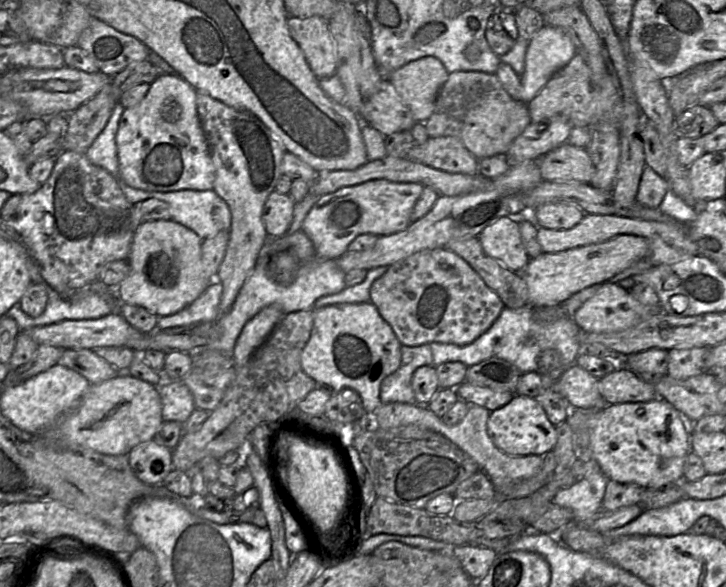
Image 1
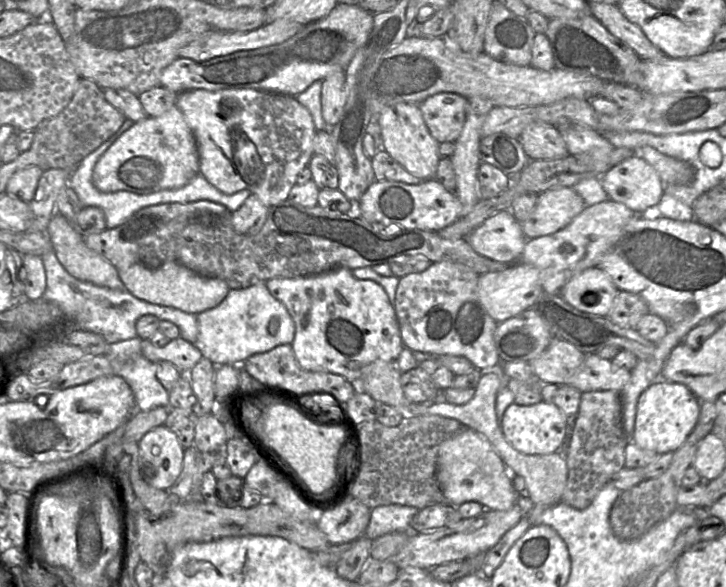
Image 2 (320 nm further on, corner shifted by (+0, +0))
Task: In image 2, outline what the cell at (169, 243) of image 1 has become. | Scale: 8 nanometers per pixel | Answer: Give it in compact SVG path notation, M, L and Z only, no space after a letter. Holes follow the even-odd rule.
M165 262L158 268L134 264L117 270L125 289L136 298L192 314L199 314L218 306L230 290L224 280L203 276L176 262Z

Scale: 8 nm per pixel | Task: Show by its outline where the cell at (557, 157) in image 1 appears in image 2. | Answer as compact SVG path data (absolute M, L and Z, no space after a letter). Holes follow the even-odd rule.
M636 154L611 167L599 179L608 199L623 203L638 215L655 209L664 195L656 170Z

